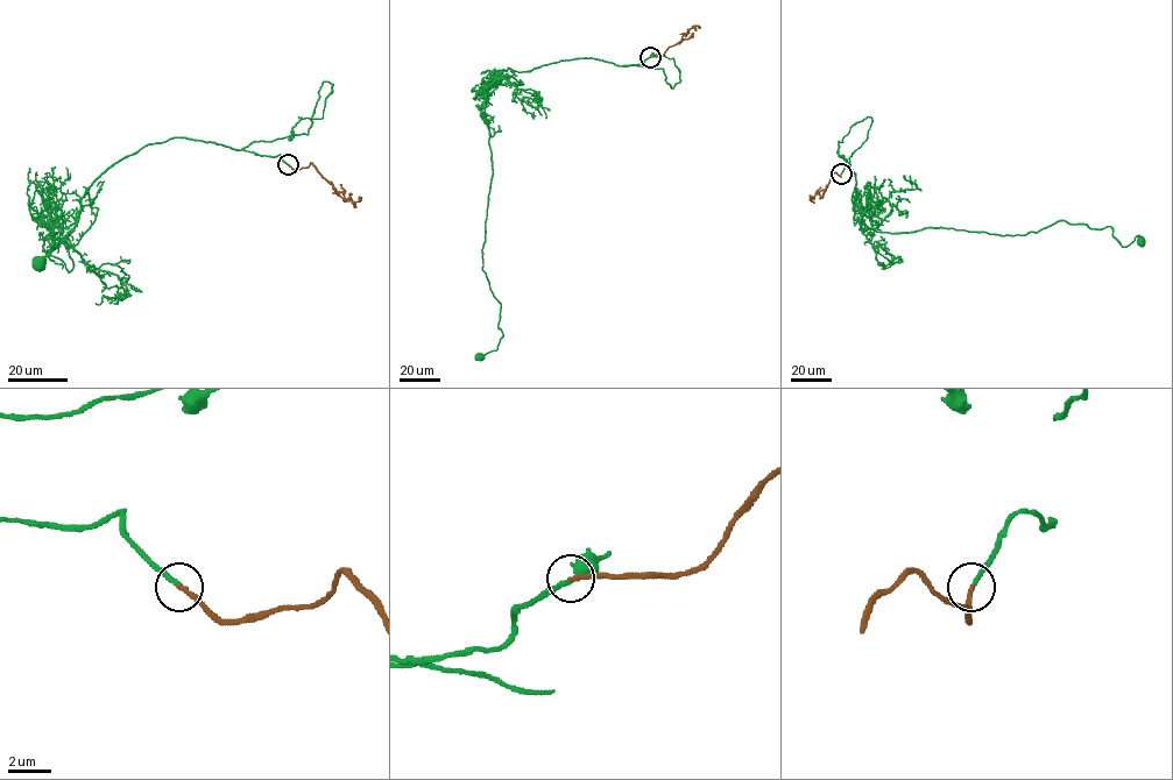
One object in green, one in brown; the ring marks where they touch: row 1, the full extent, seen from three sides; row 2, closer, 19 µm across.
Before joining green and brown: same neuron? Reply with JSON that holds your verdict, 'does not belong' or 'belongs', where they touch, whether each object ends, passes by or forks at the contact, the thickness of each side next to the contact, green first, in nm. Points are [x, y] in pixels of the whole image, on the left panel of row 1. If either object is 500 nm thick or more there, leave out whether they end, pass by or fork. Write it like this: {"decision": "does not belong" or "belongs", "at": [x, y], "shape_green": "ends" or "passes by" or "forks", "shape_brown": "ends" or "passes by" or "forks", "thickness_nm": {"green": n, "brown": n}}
{"decision": "belongs", "at": [288, 164], "shape_green": "ends", "shape_brown": "ends", "thickness_nm": {"green": 220, "brown": 240}}

